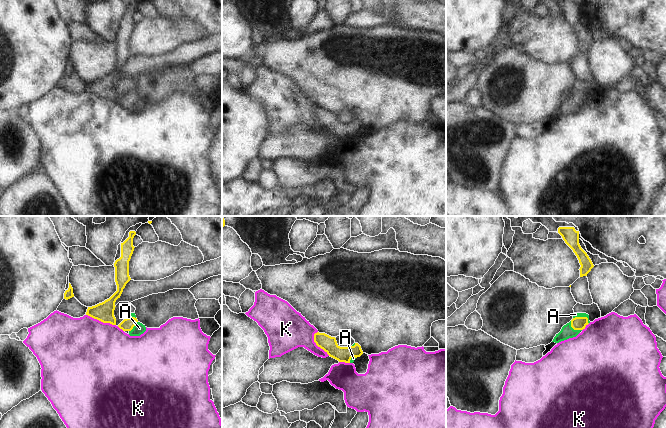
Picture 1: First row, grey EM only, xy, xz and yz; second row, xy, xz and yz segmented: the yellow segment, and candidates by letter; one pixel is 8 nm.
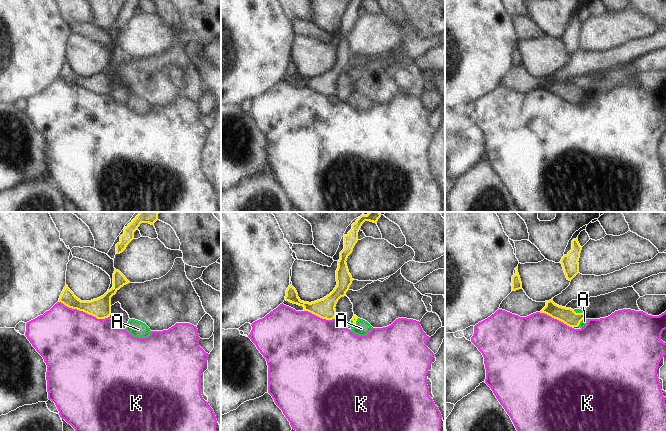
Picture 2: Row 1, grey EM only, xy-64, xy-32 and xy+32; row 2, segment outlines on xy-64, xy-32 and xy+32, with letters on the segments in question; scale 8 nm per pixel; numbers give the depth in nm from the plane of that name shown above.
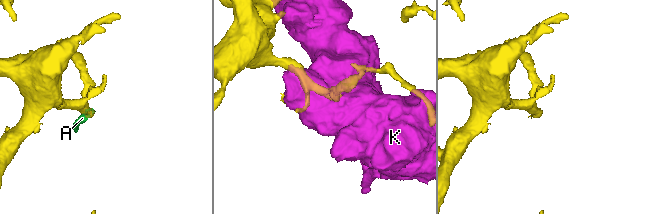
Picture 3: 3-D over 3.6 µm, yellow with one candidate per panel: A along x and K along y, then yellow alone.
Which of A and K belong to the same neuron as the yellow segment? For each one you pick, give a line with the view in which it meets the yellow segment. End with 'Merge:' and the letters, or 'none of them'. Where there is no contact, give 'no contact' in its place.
A: yz
Merge: A

